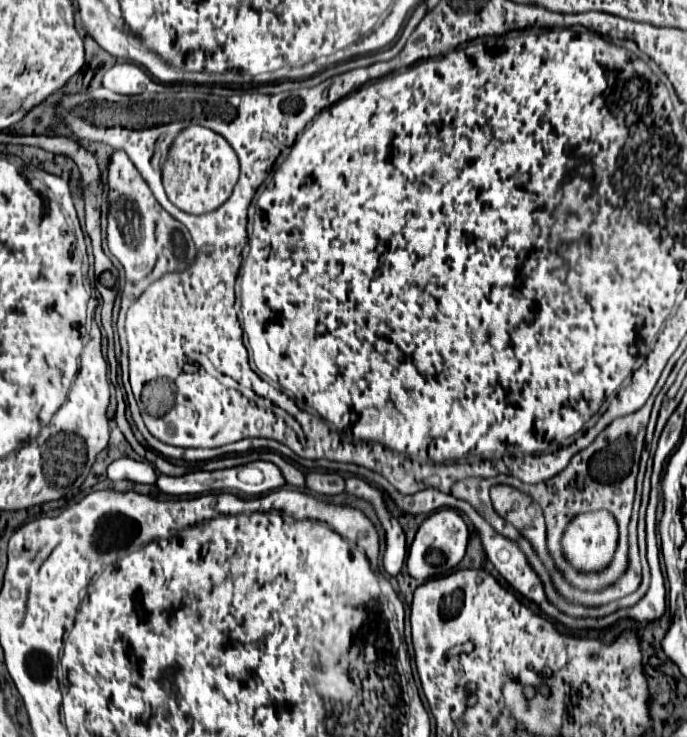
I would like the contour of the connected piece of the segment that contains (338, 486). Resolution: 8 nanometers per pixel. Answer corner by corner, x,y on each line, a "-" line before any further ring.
308,473
306,487
318,495
338,495
344,491
344,477
338,473

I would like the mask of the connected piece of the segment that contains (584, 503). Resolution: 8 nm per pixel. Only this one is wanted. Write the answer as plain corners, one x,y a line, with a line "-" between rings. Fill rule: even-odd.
646,403
642,409
634,411
632,415
624,415
620,419
614,419
582,453
576,453
570,459
570,465
562,473
558,473
558,477
552,477
550,481
542,481
542,483
536,483
536,485
526,485
512,475
496,475
492,479
468,477
468,479
456,481
452,485
450,493
458,499
470,501
478,509
478,513
482,513
482,517
486,517
486,521
490,521
490,525
494,525
494,529
500,529
500,515
494,511
492,501
488,497
490,487
496,485
496,483
506,483
506,485
512,485
512,487
528,493
530,497
534,497
540,503
540,507
544,511
546,529
548,529
548,549
550,549
550,555
552,555
554,563
565,579
582,591
605,589
608,585
614,583
614,577
620,577
626,569
628,521
630,521
630,513
632,513
638,461
640,461
640,453
642,453
642,447
644,447
644,433
646,433
650,409
652,409
652,405
-
600,509
606,509
606,511
614,513
614,519
618,523
618,549
616,549
616,553
614,553
614,557
612,557
612,561
605,571
599,574
584,574
577,571
576,567
573,568
564,559
560,539
562,539
564,529
570,523
570,519
574,519
580,513
600,511

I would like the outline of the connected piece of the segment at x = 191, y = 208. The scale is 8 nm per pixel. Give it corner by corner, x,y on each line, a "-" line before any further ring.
190,125
190,129
182,131
182,137
174,141
174,149
170,149
170,157
162,171
168,199
178,209
192,215
202,215
218,209
232,195
238,175
240,165
230,143
222,135
200,125

